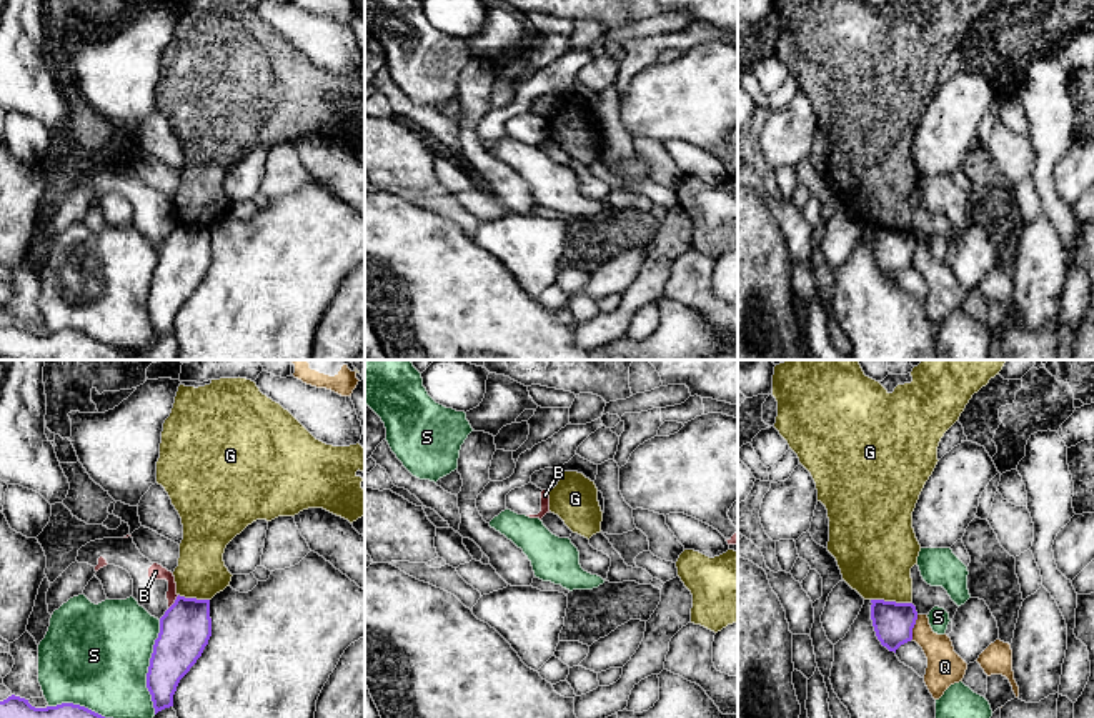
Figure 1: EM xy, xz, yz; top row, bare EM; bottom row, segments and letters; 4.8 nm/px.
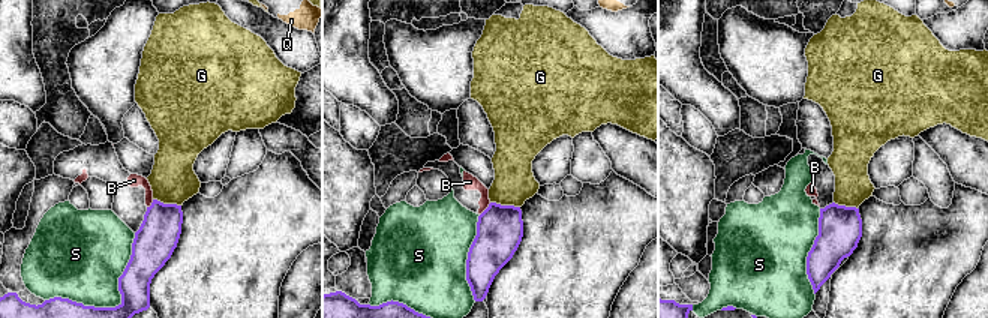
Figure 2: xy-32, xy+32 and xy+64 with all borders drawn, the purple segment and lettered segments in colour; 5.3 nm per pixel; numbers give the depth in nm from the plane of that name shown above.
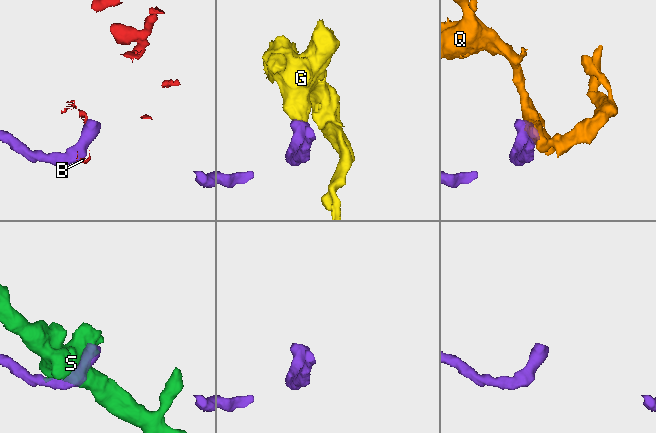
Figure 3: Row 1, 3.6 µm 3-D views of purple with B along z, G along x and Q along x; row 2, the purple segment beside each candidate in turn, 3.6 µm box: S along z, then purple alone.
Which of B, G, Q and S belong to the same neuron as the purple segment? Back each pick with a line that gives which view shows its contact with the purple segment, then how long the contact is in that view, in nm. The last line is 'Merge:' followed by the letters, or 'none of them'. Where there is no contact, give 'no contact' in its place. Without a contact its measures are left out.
Merge: none of them

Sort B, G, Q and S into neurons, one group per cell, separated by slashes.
B / G / Q / S

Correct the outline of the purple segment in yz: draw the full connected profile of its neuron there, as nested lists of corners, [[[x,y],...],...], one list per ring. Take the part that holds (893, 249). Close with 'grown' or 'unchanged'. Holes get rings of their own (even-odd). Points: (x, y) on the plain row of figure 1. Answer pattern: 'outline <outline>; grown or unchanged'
outline [[[871,227],[871,247],[878,267],[889,278],[894,278],[912,267],[912,255],[917,238],[912,230],[896,230],[884,227]]]; unchanged

